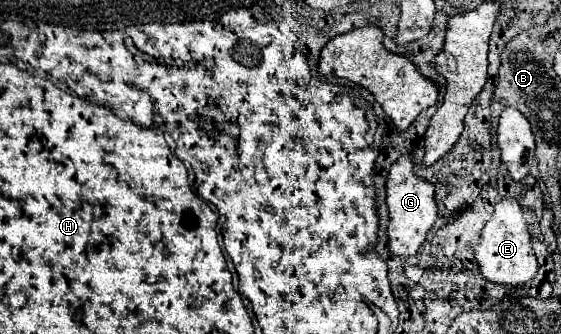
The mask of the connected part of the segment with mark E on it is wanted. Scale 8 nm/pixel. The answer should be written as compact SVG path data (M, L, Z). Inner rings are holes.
M511 197L503 199L495 205L493 217L481 231L481 241L475 247L475 259L479 263L479 271L487 281L505 283L505 285L523 285L525 281L537 275L537 257L533 253L531 235L527 231L525 213L521 205Z

